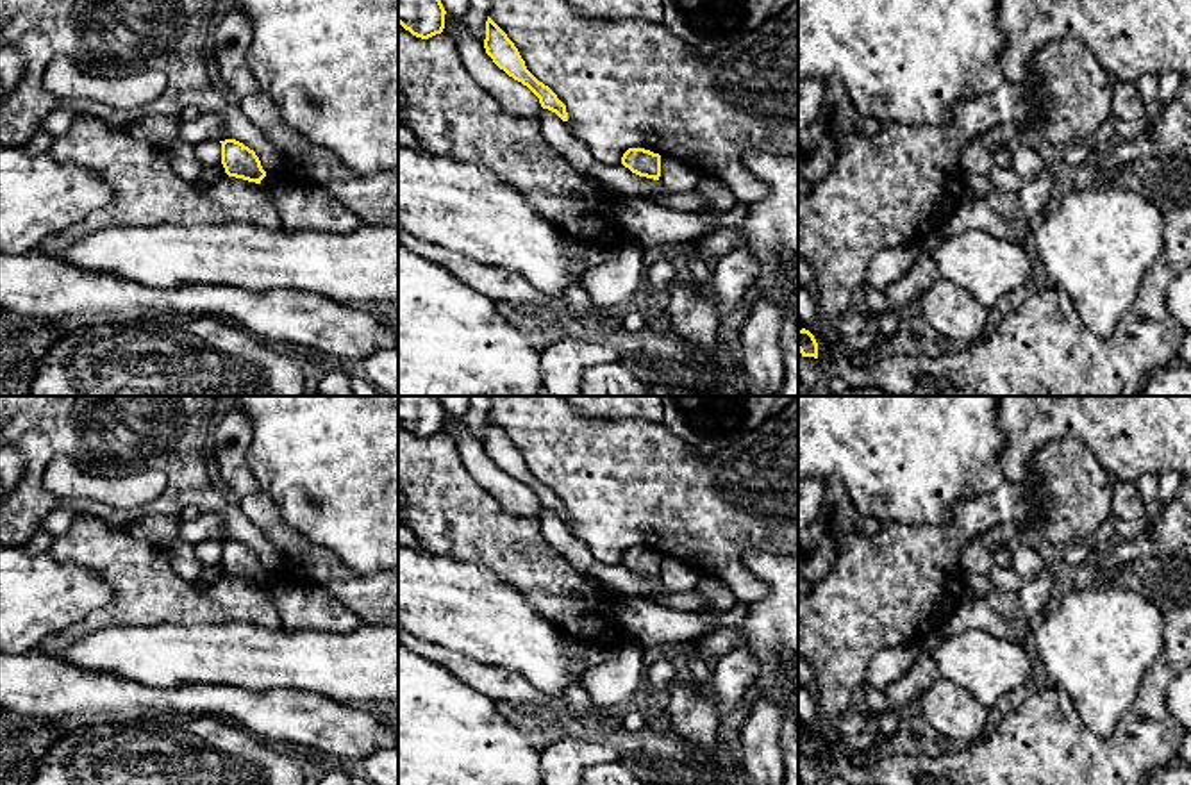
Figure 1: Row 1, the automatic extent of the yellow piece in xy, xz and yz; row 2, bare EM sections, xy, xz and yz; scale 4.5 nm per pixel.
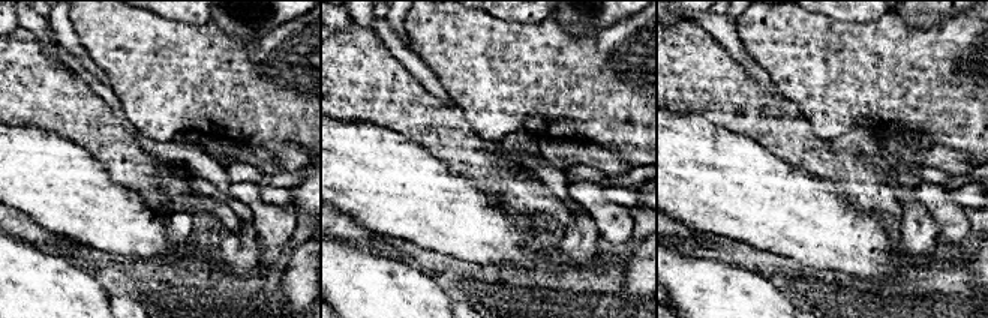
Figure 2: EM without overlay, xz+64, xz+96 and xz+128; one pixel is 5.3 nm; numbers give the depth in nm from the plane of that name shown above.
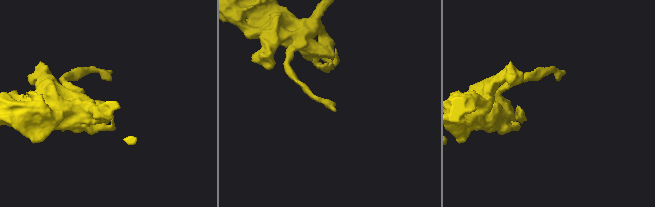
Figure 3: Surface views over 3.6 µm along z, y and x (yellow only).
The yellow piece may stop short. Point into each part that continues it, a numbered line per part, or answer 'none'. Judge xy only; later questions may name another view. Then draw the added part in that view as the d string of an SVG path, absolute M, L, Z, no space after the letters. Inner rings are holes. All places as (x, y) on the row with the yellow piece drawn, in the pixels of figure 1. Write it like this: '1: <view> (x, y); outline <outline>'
none

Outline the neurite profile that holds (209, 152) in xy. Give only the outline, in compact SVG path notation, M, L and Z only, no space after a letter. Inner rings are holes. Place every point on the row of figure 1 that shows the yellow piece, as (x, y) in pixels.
M205 139L195 150L202 164L202 175L193 180L193 186L204 191L221 178L221 143Z

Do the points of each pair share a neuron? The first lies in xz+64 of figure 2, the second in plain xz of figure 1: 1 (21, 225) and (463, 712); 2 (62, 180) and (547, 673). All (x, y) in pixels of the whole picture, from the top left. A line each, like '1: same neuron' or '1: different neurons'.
1: different neurons
2: same neuron

